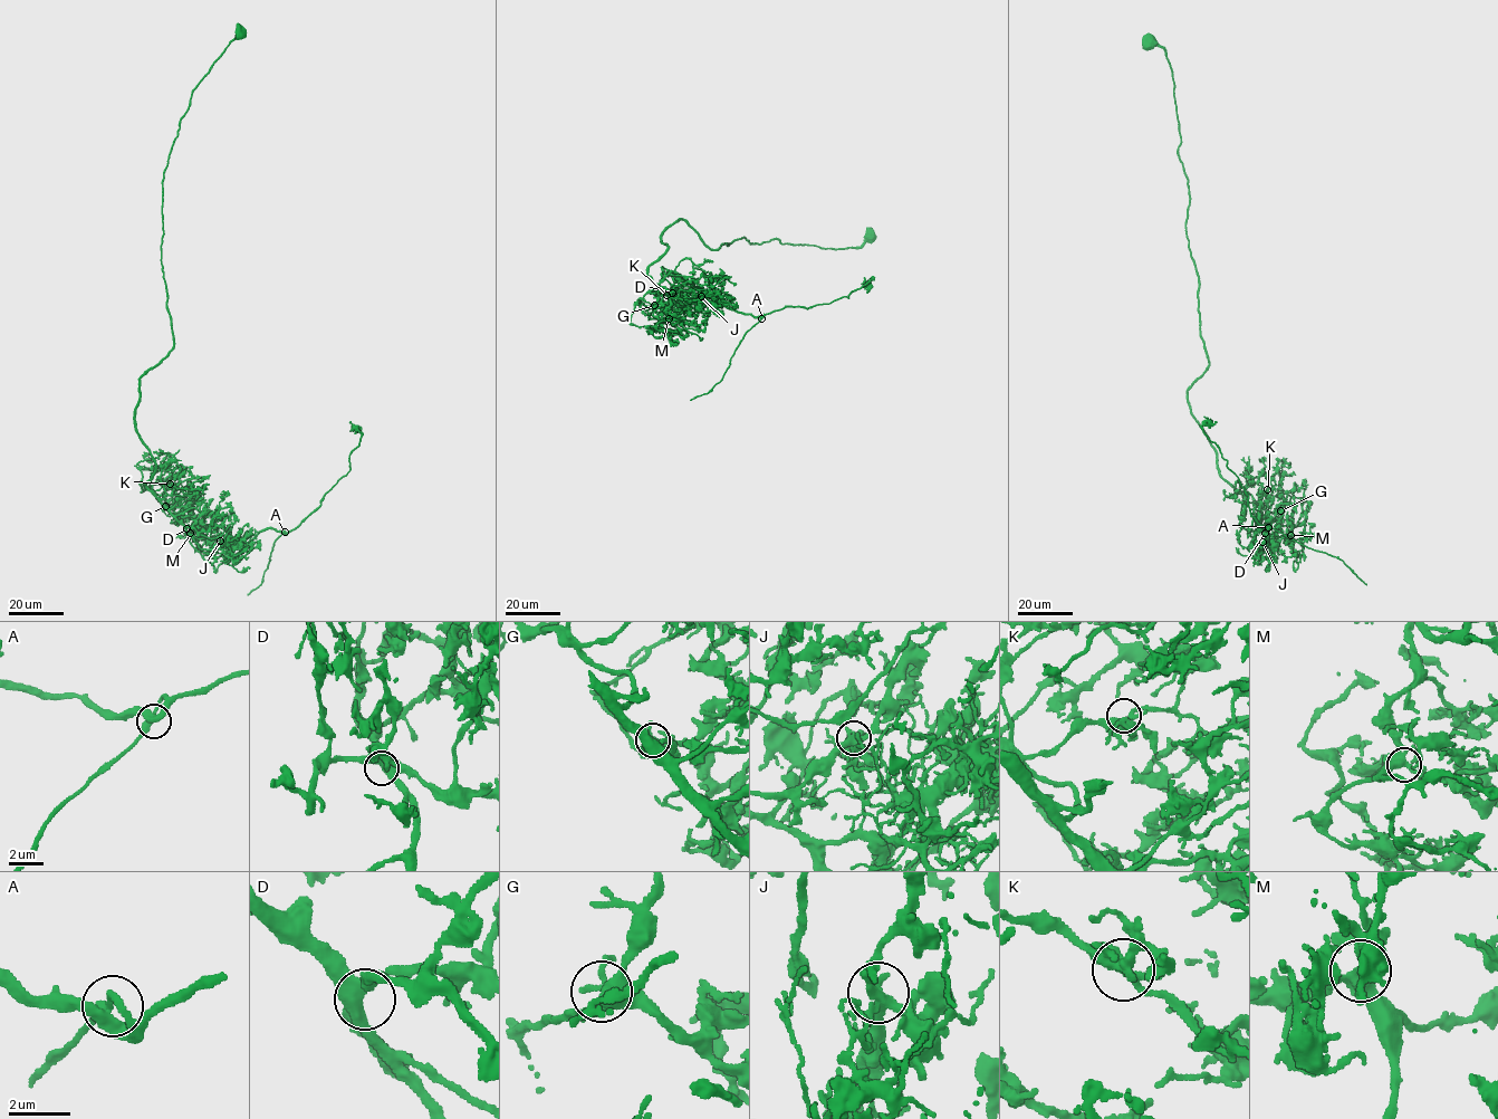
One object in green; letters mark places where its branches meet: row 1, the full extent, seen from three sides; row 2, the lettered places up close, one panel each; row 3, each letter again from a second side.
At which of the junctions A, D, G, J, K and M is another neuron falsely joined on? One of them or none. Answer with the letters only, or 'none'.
J

